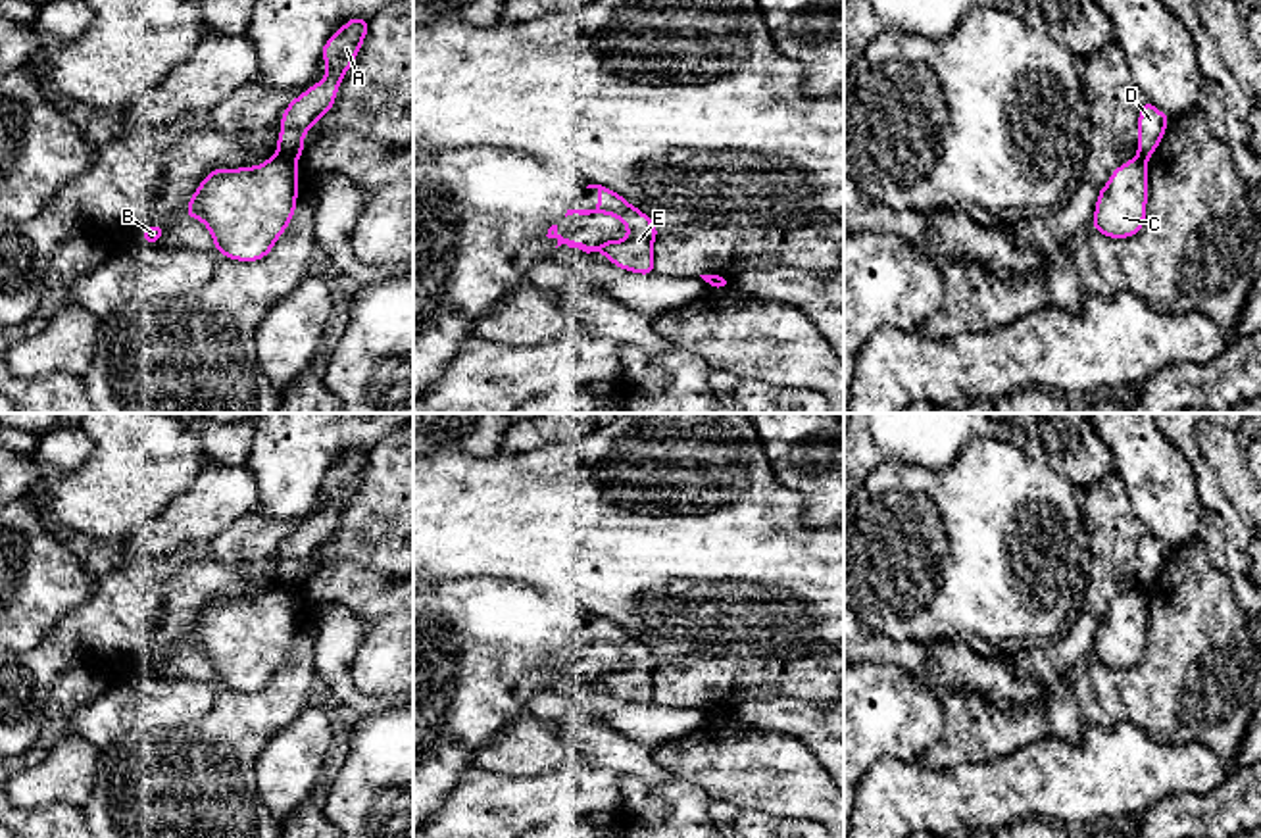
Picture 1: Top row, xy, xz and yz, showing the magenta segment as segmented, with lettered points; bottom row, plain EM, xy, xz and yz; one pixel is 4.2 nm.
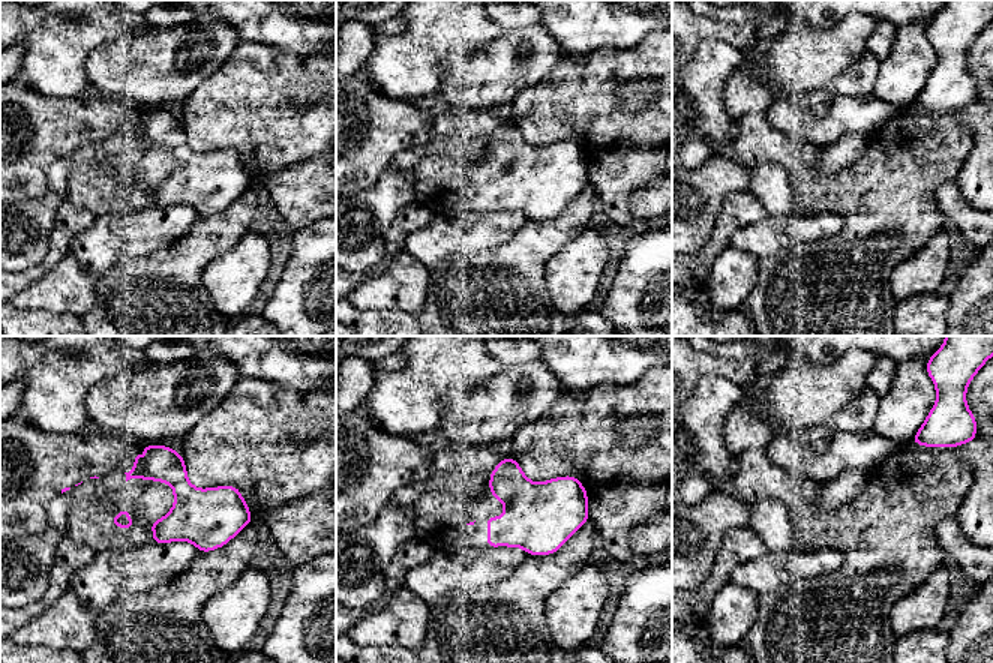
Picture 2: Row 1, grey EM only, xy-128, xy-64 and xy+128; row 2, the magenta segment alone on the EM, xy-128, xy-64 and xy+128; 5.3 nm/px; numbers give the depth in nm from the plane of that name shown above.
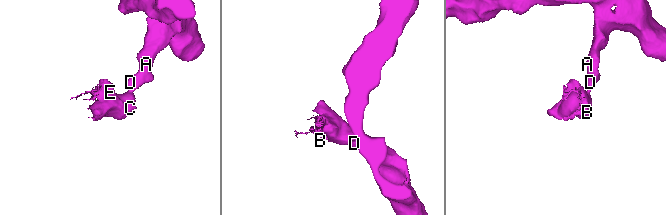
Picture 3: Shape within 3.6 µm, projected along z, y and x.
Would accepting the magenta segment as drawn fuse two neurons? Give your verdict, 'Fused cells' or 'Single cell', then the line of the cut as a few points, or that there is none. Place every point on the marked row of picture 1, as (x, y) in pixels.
Fused cells. Split along xy (277, 152), (296, 160)

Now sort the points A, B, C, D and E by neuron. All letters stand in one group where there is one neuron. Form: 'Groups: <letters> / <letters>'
Groups: A D / B C E

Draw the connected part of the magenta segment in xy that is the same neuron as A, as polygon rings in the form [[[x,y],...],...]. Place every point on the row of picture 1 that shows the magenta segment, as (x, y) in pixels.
[[[352,17],[325,42],[321,58],[327,63],[327,75],[286,106],[277,154],[296,161],[304,154],[304,135],[334,106],[340,81],[356,62],[367,29],[369,23],[363,17]]]

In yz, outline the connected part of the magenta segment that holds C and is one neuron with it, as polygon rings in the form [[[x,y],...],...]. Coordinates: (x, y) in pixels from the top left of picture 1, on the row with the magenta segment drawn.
[[[1142,156],[1119,165],[1100,188],[1092,229],[1109,238],[1126,238],[1142,231],[1148,202],[1148,160]]]

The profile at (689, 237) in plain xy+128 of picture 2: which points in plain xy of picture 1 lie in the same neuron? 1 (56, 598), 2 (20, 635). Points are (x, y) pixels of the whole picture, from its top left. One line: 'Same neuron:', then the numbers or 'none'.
Same neuron: none

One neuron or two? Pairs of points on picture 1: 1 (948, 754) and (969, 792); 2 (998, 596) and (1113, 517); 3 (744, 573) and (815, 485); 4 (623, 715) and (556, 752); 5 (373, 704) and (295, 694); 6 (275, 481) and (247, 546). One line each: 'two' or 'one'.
1: two
2: two
3: two
4: two
5: two
6: two

